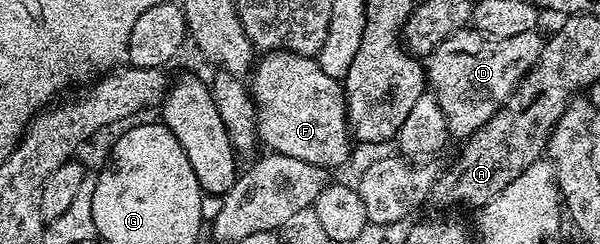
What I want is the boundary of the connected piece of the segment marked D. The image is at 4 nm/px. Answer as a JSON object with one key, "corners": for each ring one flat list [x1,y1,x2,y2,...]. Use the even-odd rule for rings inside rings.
{"corners":[[475,29,446,37,426,59,426,83,446,117,449,136,467,140,512,96,528,70,540,59,542,39,536,31,518,37,492,39]]}

